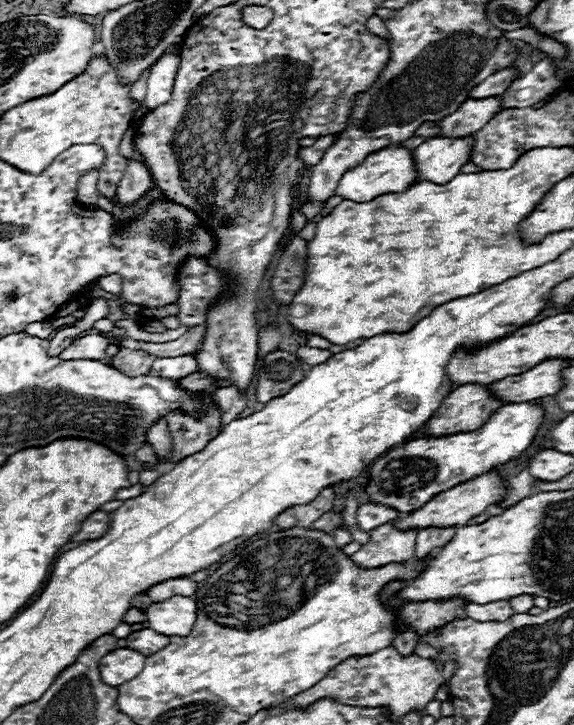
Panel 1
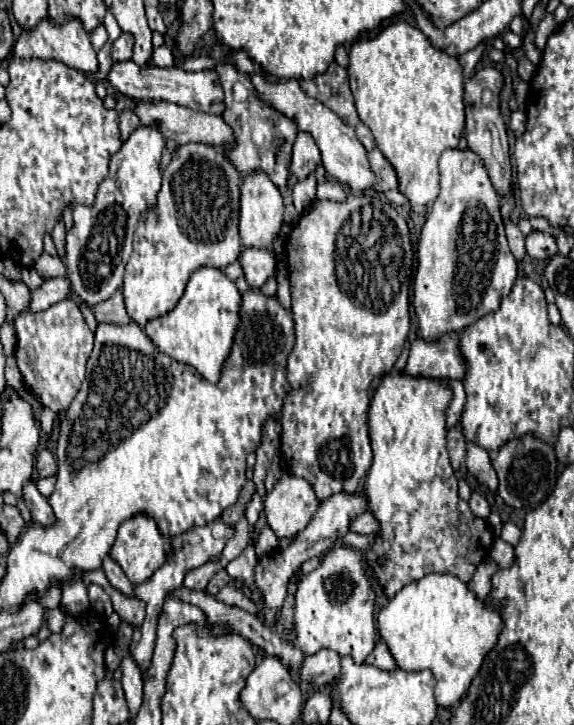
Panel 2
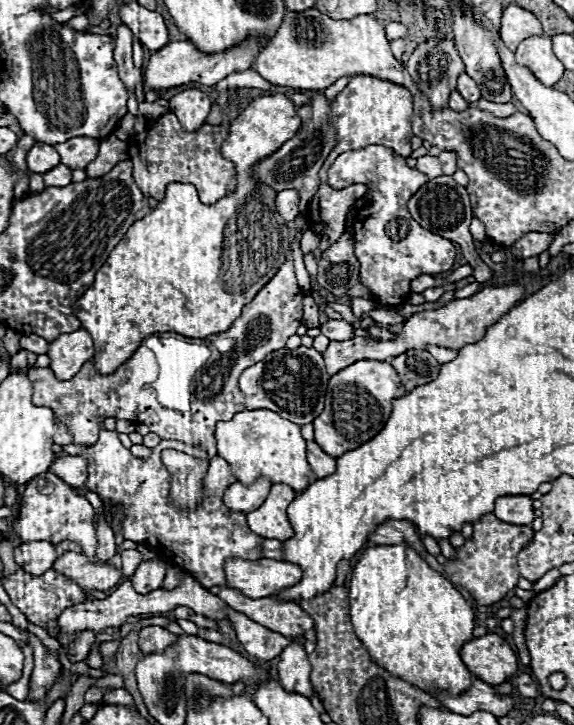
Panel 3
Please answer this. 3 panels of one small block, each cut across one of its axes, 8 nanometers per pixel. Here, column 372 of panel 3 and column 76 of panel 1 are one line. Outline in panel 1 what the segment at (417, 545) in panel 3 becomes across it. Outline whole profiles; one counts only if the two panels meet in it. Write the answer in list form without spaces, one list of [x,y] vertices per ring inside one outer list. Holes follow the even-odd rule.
[[[96,510],[82,522],[80,530],[72,536],[72,542],[84,542],[84,540],[100,538],[106,534],[106,530],[108,530],[108,512]]]

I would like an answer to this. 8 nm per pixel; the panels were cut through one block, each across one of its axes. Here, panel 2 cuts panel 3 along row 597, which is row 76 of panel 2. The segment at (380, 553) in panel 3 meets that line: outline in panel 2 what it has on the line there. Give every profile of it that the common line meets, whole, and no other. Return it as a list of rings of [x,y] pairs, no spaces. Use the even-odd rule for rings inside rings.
[[[394,22],[378,36],[354,42],[348,56],[348,76],[358,116],[372,130],[378,150],[392,164],[400,182],[398,190],[408,198],[412,212],[426,214],[438,196],[438,160],[444,150],[458,148],[464,130],[464,76],[458,58],[432,48],[420,30],[406,22]]]

